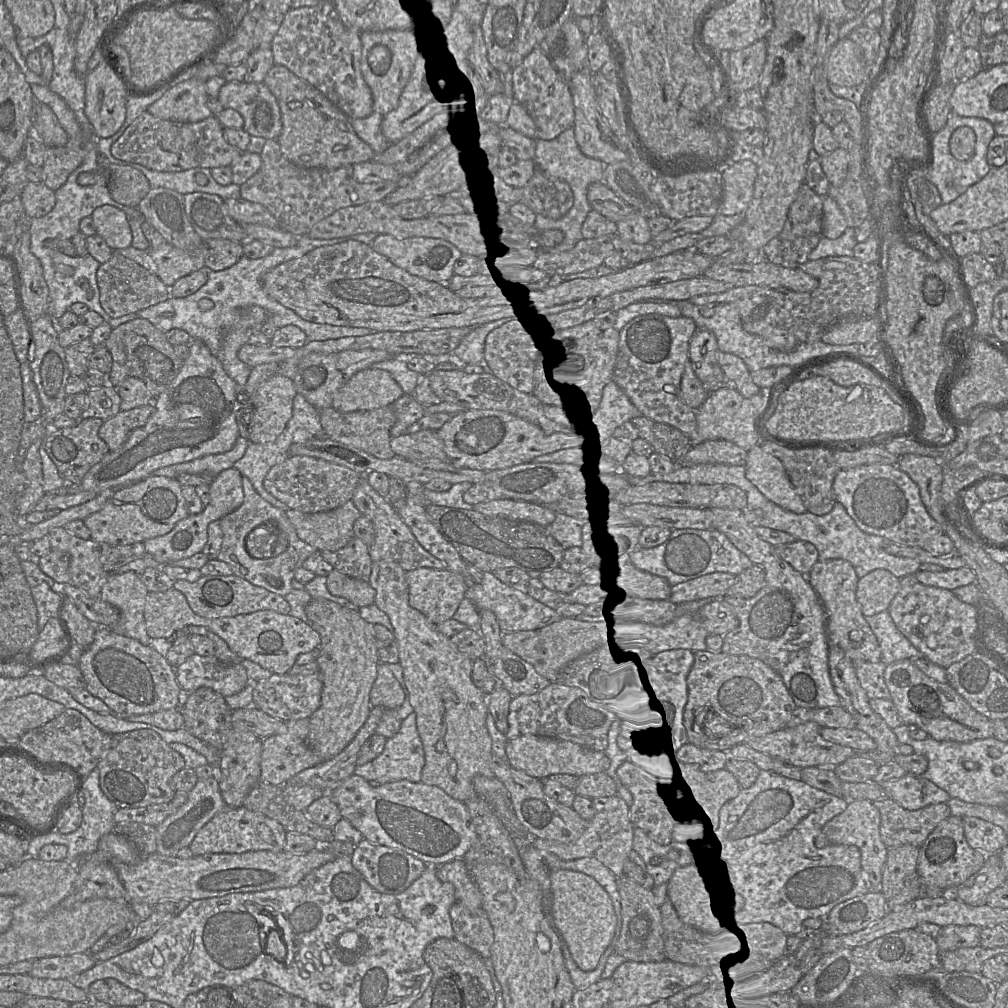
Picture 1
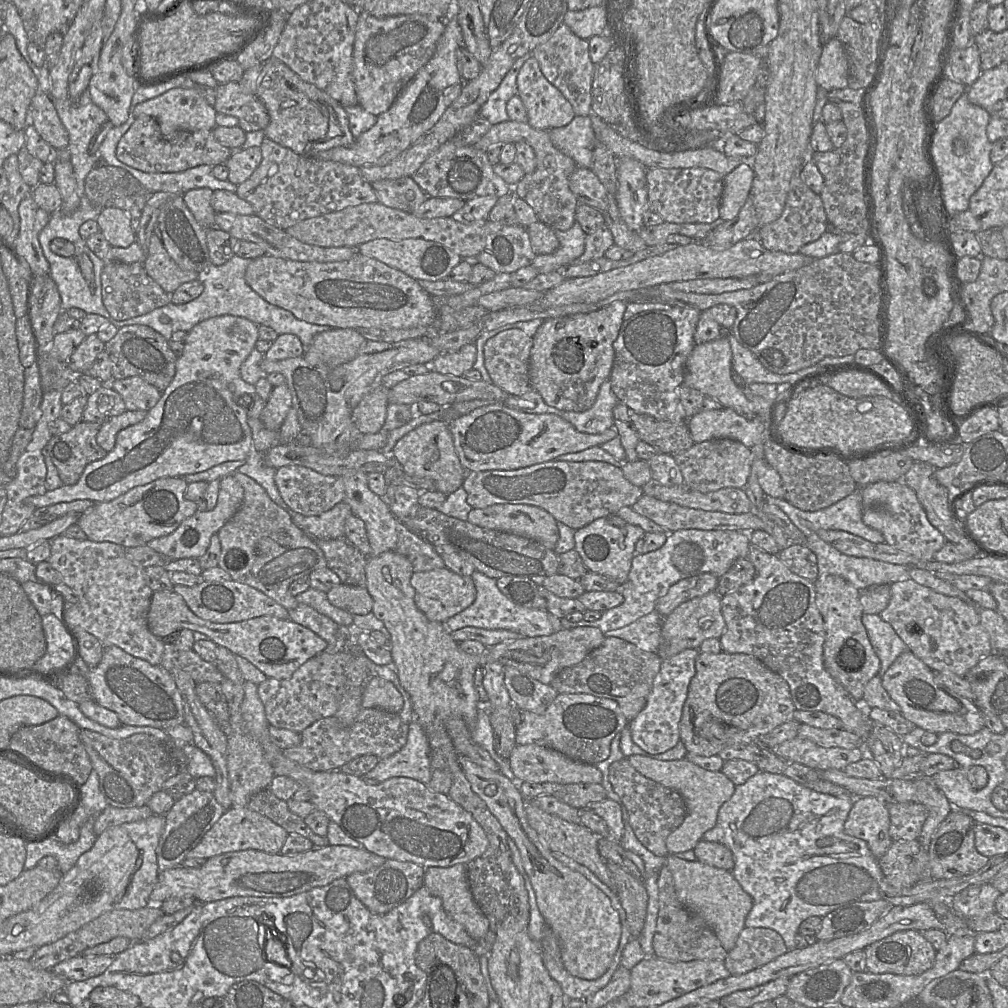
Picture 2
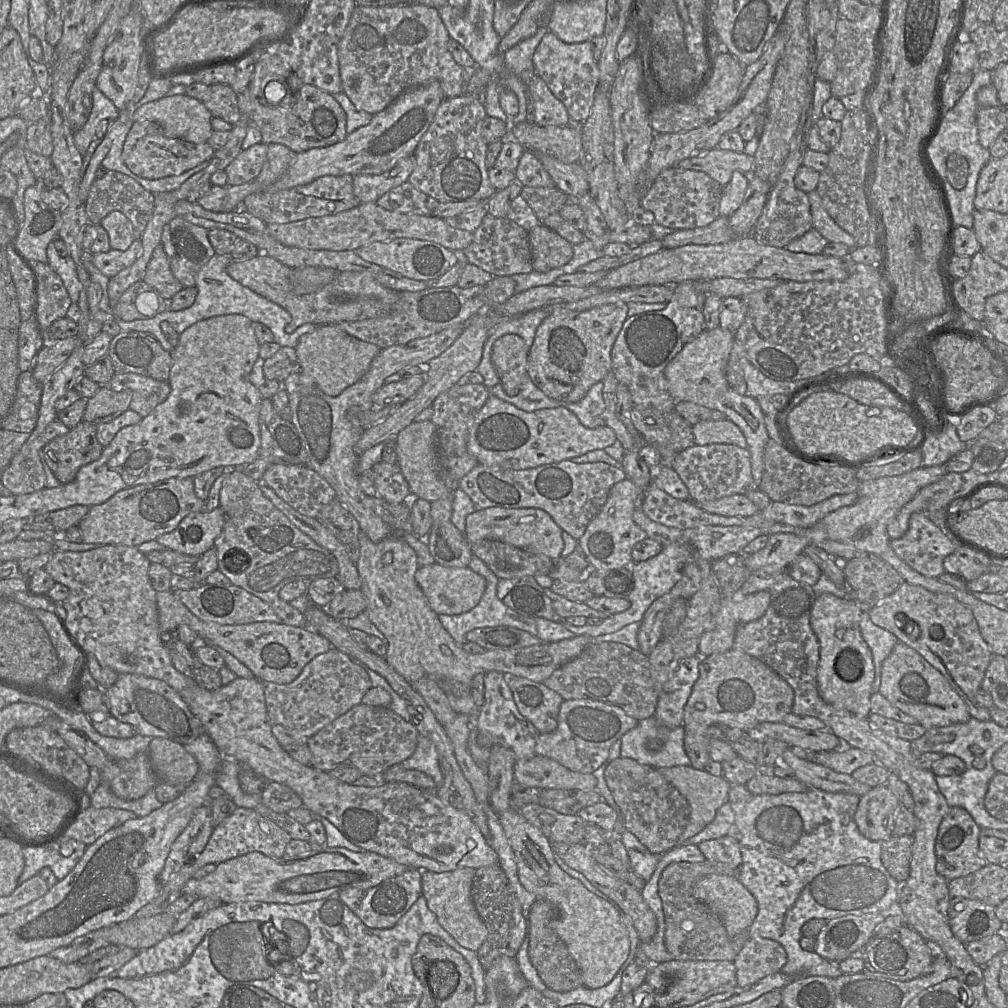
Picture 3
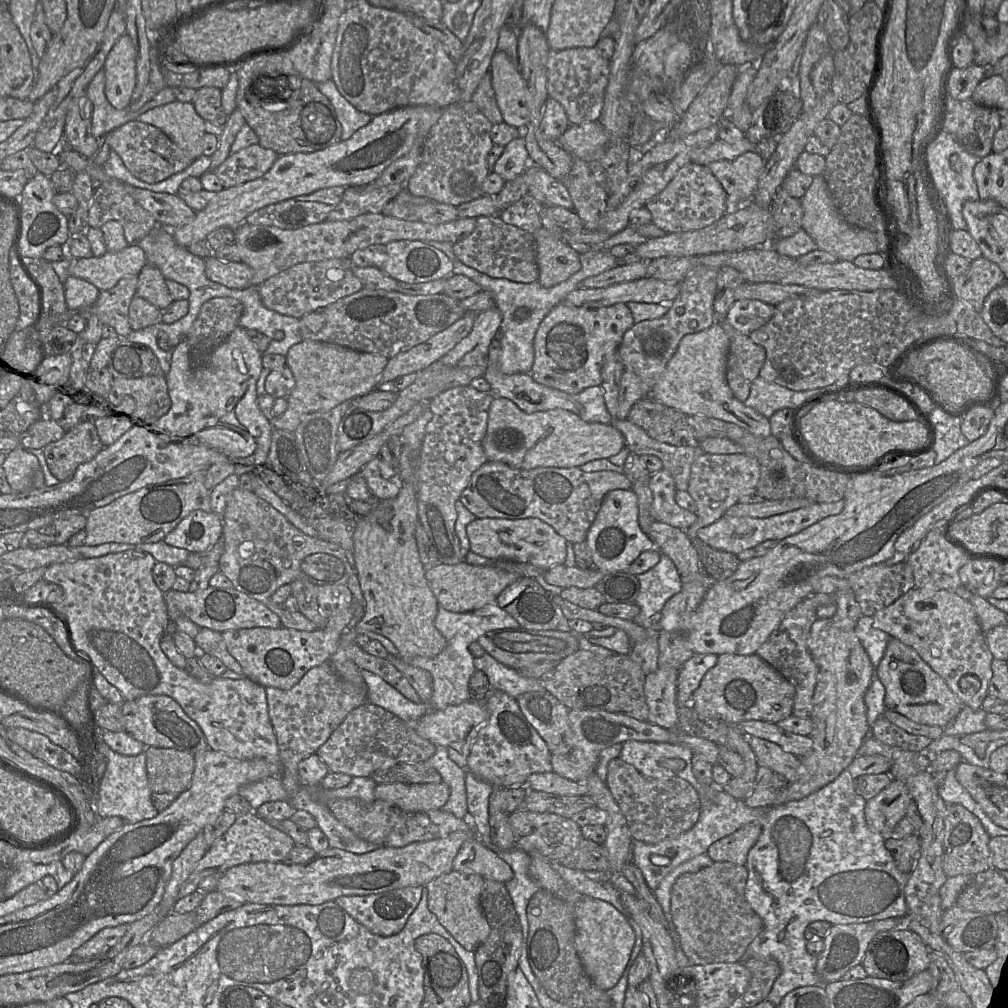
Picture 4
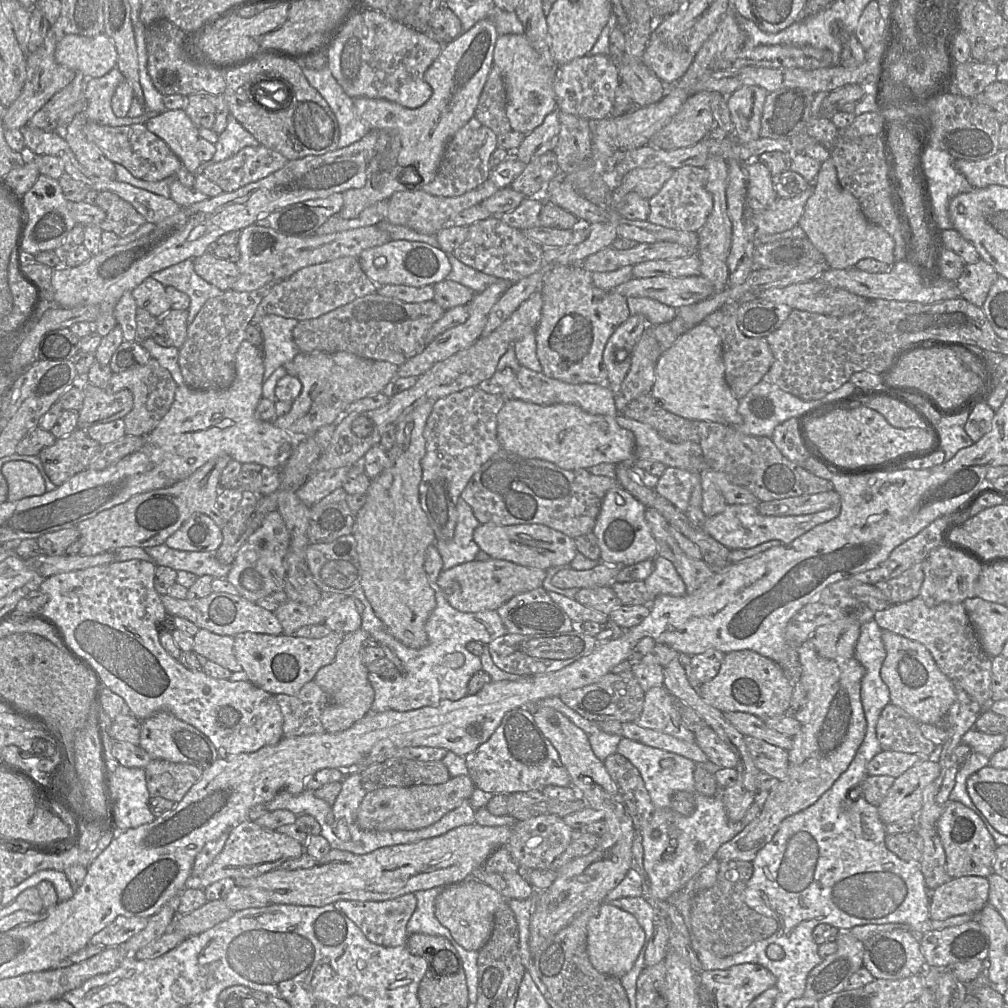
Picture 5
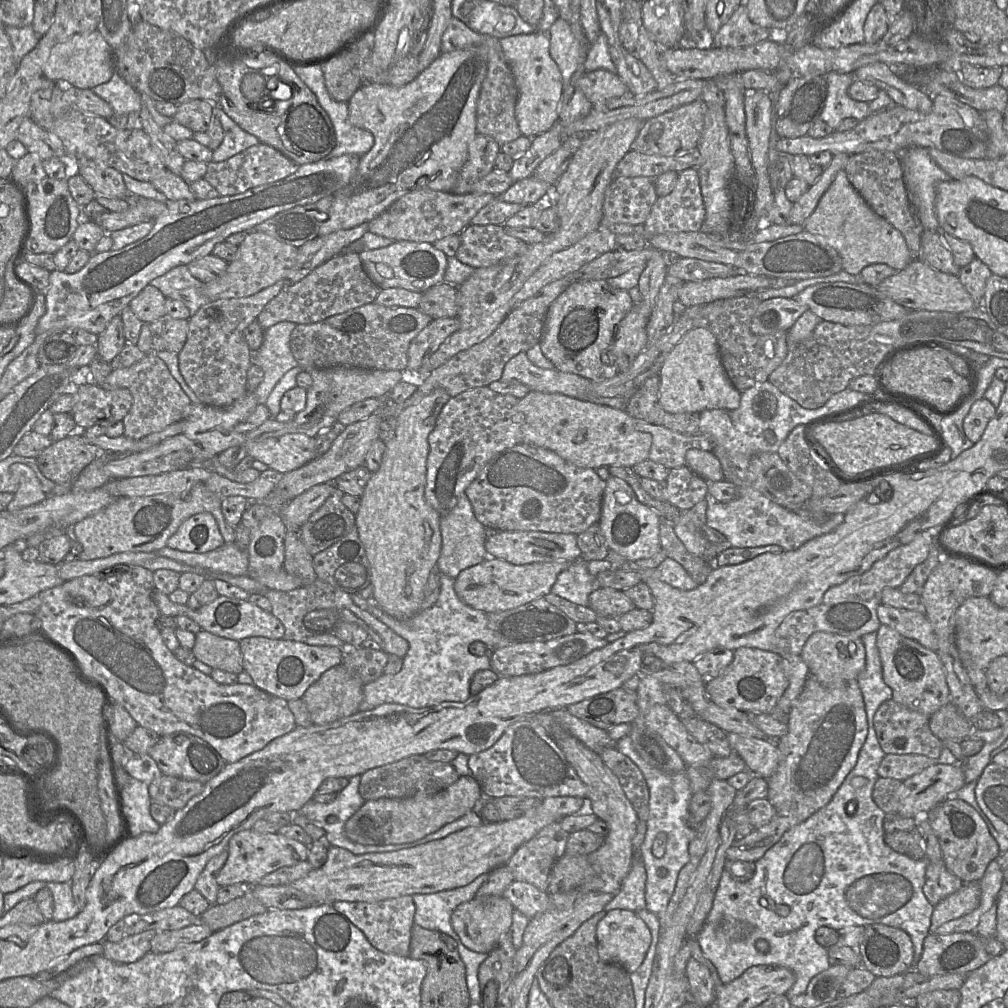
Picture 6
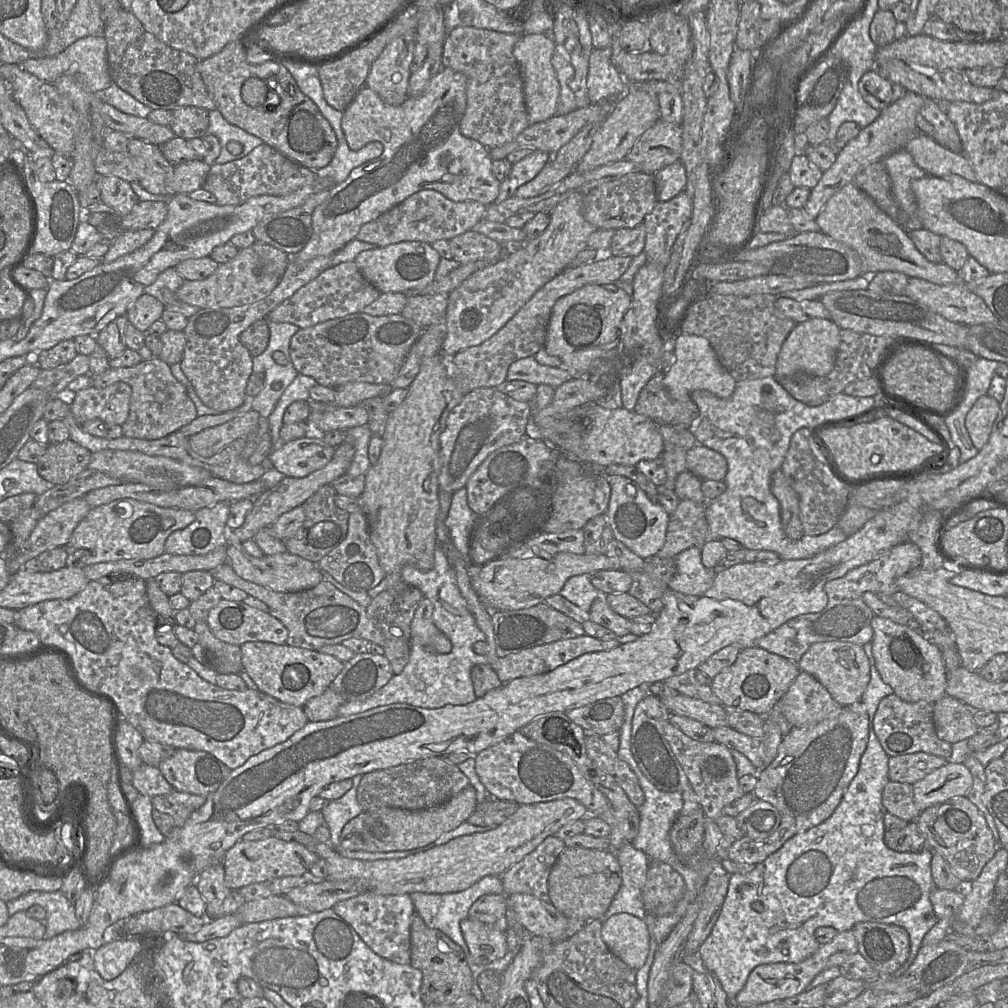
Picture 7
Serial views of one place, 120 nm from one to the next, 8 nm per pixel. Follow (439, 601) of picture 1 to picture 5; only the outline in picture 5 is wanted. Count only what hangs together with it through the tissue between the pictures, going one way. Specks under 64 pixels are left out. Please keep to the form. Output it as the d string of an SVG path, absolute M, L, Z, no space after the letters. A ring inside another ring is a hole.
M473 560L442 570L436 585L443 592L447 602L461 612L479 612L497 610L512 597L542 587L546 570L530 568L507 560Z

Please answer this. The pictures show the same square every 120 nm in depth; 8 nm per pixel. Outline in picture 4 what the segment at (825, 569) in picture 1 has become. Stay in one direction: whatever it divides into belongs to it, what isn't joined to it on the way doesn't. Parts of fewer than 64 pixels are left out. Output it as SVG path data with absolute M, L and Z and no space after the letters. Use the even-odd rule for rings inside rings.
M838 617L817 618L810 629L808 639L809 651L818 667L817 680L812 697L813 710L810 719L813 730L809 735L813 745L811 750L800 757L799 776L779 790L779 797L774 805L780 805L793 800L801 800L833 781L843 770L847 769L868 735L871 735L867 723L865 693L871 683L873 667L870 659L854 632L855 622Z

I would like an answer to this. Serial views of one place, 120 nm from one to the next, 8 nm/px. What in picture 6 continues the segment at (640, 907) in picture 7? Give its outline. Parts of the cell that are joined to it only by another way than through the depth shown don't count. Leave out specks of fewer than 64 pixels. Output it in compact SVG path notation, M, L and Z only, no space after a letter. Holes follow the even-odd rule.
M640 858L633 860L631 869L624 879L617 895L604 907L604 912L611 910L629 910L637 913L646 908L645 887L646 870Z

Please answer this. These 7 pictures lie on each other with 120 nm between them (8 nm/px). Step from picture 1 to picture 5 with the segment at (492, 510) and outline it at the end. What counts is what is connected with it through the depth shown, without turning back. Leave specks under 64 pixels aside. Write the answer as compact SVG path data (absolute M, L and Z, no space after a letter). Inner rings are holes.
M484 523L474 530L473 539L480 549L493 559L507 560L522 566L543 570L553 566L569 565L578 552L573 538L543 524L497 525Z

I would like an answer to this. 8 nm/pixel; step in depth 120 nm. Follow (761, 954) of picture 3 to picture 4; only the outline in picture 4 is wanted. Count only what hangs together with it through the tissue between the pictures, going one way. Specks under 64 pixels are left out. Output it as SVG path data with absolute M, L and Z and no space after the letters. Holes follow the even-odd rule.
M749 958L744 960L743 963L749 969L751 979L740 1004L754 1006L768 998L774 981L781 973L781 967L772 958Z

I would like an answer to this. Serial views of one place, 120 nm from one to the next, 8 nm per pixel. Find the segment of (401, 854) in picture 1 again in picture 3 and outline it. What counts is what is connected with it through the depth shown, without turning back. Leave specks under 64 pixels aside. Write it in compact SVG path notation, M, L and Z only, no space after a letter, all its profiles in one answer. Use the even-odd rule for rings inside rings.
M408 868L404 873L388 878L374 887L343 890L339 893L339 898L366 926L376 929L392 928L422 895L421 872L416 868Z

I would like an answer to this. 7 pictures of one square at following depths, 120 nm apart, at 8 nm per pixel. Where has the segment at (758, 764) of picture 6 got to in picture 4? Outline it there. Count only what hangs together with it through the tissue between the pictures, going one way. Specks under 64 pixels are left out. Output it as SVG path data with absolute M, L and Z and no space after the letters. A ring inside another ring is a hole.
M751 736L748 737L748 740L759 766L767 766L772 771L784 775L789 782L799 776L800 757L784 751L778 744L760 737Z

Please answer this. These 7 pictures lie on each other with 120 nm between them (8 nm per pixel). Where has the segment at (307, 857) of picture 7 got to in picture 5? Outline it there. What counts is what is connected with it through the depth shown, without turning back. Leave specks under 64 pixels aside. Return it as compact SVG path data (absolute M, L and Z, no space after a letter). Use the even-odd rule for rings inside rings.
M246 819L229 832L223 850L199 877L190 877L186 888L205 889L223 878L251 878L277 869L284 861L297 858L305 852L302 845L294 838L258 825Z

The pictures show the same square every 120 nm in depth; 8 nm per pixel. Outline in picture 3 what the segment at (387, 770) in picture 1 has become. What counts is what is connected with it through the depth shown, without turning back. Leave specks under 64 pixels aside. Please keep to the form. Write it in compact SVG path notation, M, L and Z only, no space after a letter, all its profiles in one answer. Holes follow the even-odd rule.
M421 734L418 736L415 752L400 764L405 769L419 770L427 774L435 781L436 786L443 782L436 747L429 738Z

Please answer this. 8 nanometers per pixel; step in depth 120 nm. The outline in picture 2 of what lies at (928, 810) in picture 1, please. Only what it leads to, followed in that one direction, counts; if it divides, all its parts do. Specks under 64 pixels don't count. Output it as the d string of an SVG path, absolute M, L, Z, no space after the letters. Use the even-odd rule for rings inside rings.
M918 802L887 803L887 808L892 840L917 840L928 817L928 809Z

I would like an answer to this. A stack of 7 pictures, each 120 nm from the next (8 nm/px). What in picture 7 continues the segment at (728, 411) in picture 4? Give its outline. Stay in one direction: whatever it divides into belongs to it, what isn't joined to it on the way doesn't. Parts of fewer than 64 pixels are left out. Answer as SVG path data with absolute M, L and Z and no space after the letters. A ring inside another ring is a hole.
M682 333L675 339L674 362L664 371L664 387L670 396L676 400L691 399L690 395L695 390L707 390L719 398L729 398L734 393L736 380L719 362L710 342L702 336Z

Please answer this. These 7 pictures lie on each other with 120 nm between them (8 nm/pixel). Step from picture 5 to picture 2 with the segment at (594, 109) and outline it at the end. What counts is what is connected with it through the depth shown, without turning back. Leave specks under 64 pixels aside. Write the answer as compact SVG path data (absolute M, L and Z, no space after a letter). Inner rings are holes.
M562 22L554 34L533 50L533 57L539 63L546 79L554 85L571 103L577 116L589 116L592 113L592 82L595 64L590 59L589 42L576 36Z

